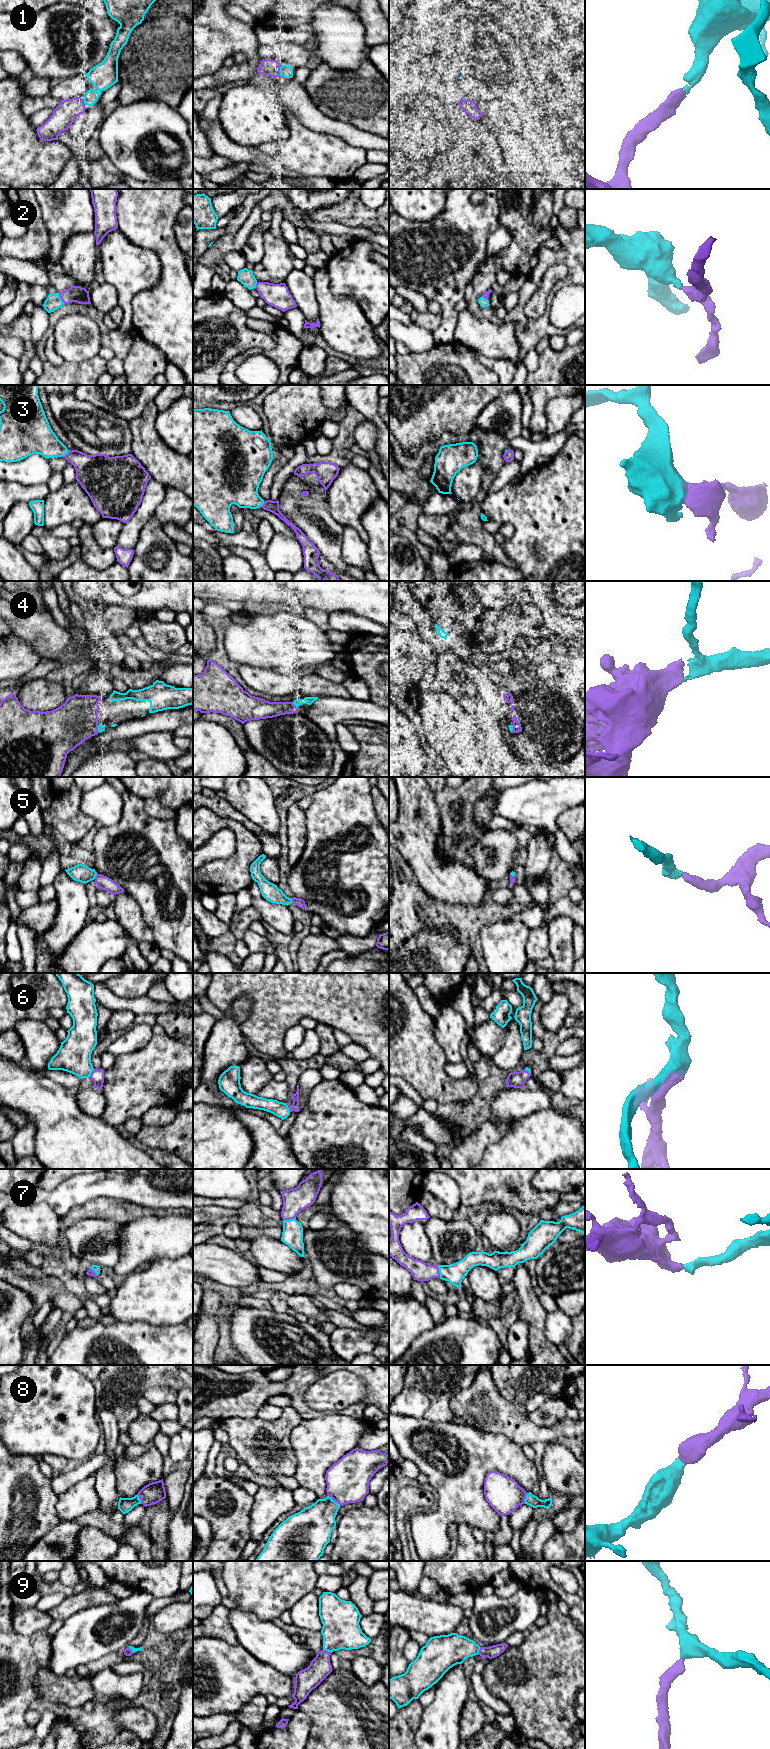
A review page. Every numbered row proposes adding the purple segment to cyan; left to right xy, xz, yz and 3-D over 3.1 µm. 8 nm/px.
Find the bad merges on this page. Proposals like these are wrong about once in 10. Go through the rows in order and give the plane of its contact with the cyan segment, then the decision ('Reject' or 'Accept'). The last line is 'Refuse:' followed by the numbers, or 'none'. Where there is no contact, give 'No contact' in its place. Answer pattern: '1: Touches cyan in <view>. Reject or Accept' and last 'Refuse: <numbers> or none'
1: Touches cyan in xz. Accept
2: Touches cyan in xy. Accept
3: Touches cyan in xz. Accept
4: Touches cyan in xy. Accept
5: Touches cyan in xy. Accept
6: Touches cyan in xy. Accept
7: Touches cyan in xz. Accept
8: Touches cyan in xz. Accept
9: Touches cyan in xz. Accept
Refuse: none

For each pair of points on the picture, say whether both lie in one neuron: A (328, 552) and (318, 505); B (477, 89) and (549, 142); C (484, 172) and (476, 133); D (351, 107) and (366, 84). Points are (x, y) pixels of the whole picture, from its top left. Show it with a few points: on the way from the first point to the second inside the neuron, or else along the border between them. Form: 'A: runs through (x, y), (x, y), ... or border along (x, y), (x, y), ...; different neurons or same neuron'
A: runs through (323, 540), (306, 523), (306, 517); same neuron
B: border along (477, 79), (481, 80), (490, 89), (494, 98); different neurons
C: border along (475, 155), (489, 168), (499, 174); different neurons
D: runs through (357, 101), (363, 95), (364, 90); same neuron

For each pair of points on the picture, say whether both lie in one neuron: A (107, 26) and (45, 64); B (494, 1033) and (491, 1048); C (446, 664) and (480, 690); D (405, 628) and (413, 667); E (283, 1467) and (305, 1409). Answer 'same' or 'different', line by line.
A: same
B: same
C: same
D: same
E: different

